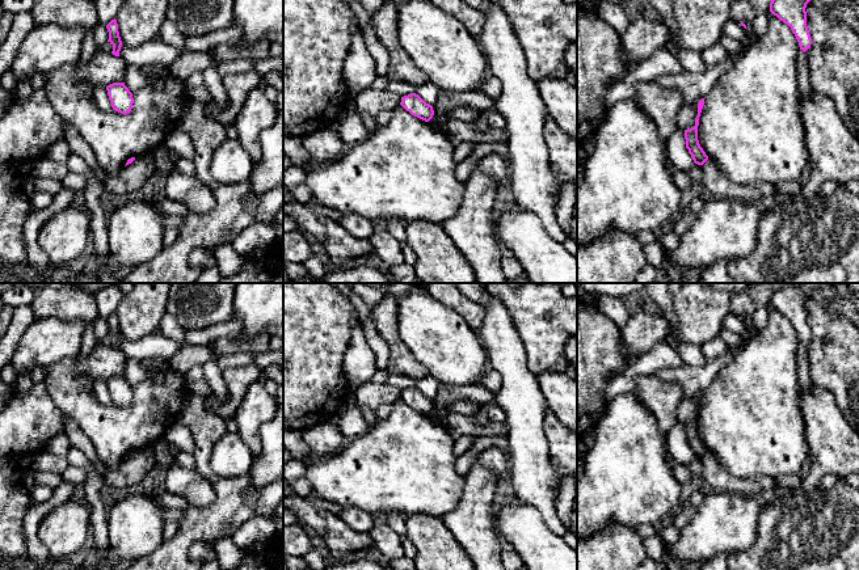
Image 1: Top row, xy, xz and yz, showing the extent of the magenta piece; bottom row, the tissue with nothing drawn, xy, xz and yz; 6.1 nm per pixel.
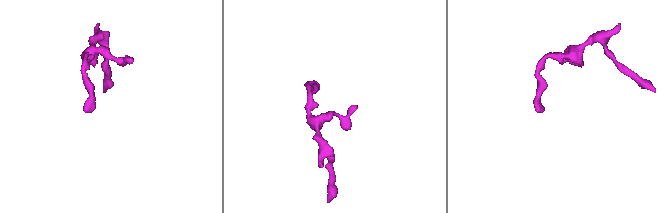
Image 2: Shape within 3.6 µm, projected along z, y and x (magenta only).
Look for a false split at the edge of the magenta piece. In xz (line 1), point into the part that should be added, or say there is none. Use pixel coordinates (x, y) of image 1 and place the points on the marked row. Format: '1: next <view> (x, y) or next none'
1: next none

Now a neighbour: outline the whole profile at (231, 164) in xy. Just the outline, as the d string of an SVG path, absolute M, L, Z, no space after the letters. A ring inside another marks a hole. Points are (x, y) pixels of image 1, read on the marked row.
M227 139L214 152L210 173L223 185L236 185L249 180L253 166L239 139Z

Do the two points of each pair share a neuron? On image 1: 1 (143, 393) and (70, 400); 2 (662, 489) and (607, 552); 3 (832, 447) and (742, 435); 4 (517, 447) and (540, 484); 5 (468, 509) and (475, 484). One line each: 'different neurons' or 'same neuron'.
1: same neuron
2: different neurons
3: different neurons
4: same neuron
5: same neuron

